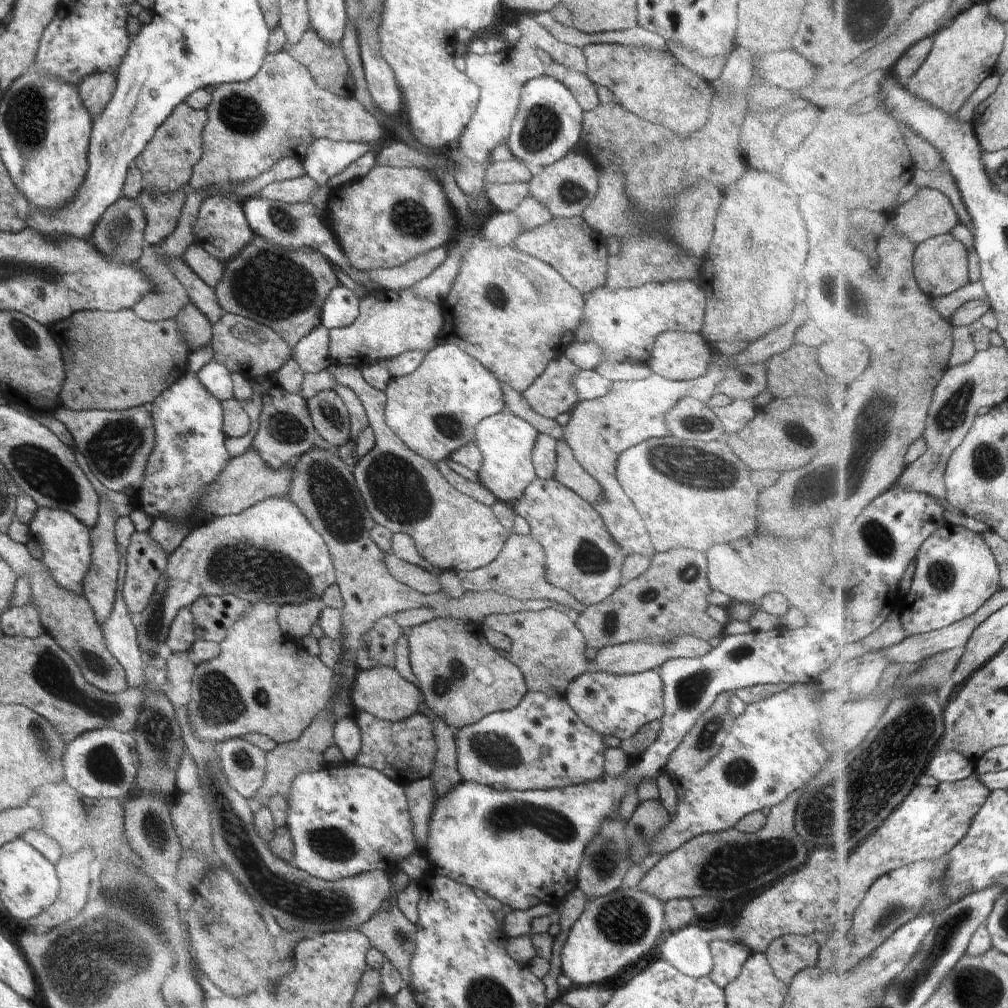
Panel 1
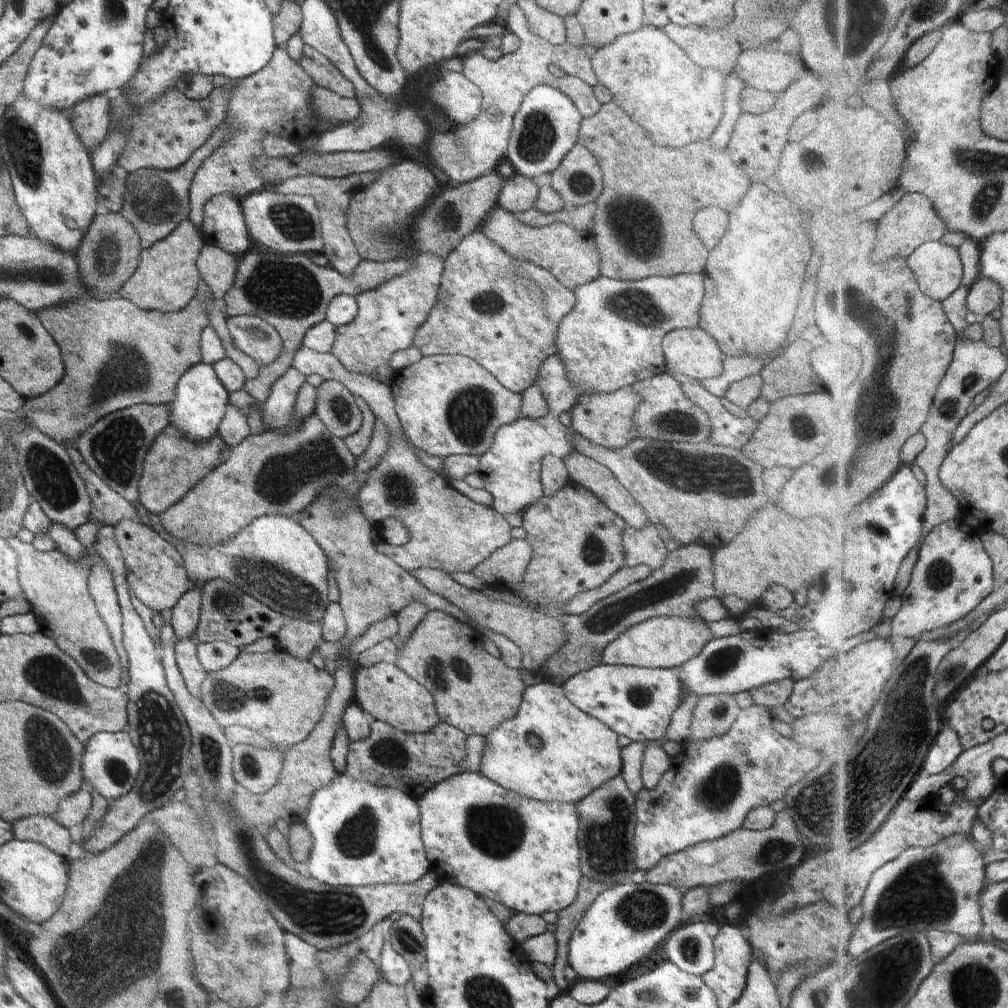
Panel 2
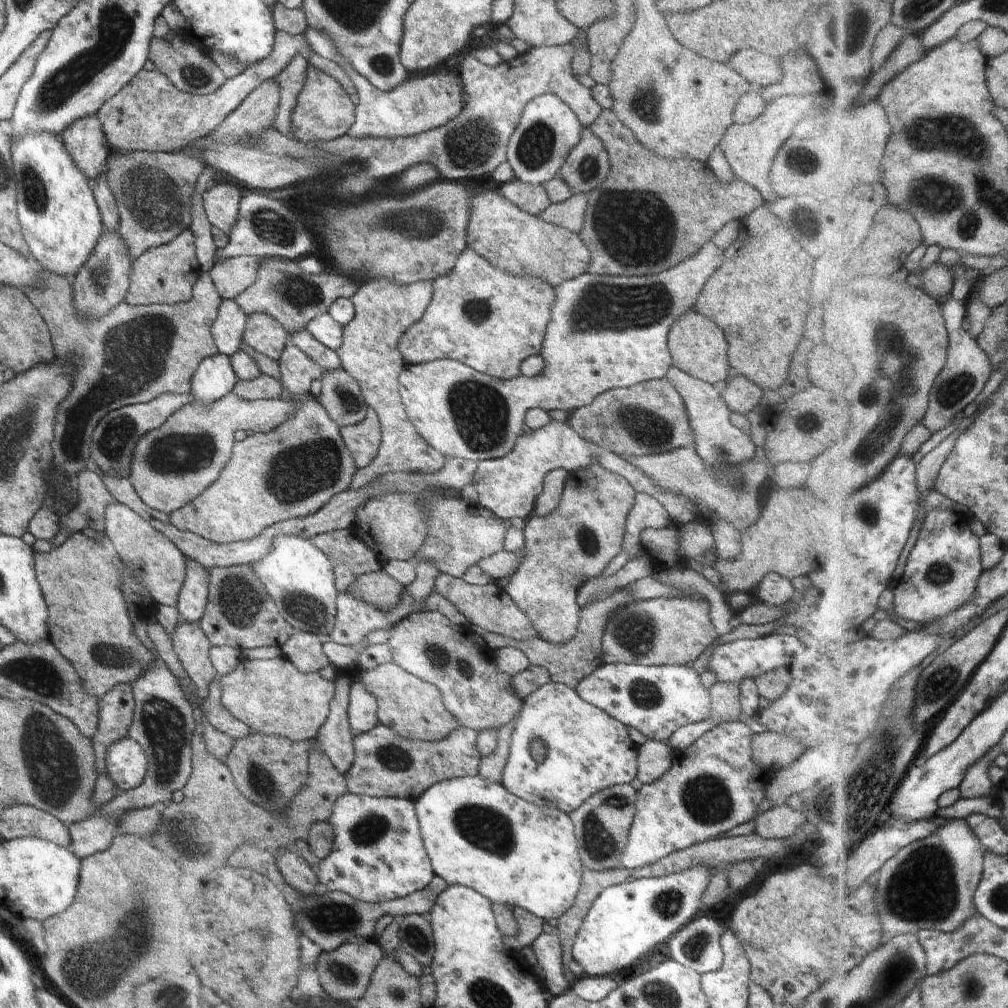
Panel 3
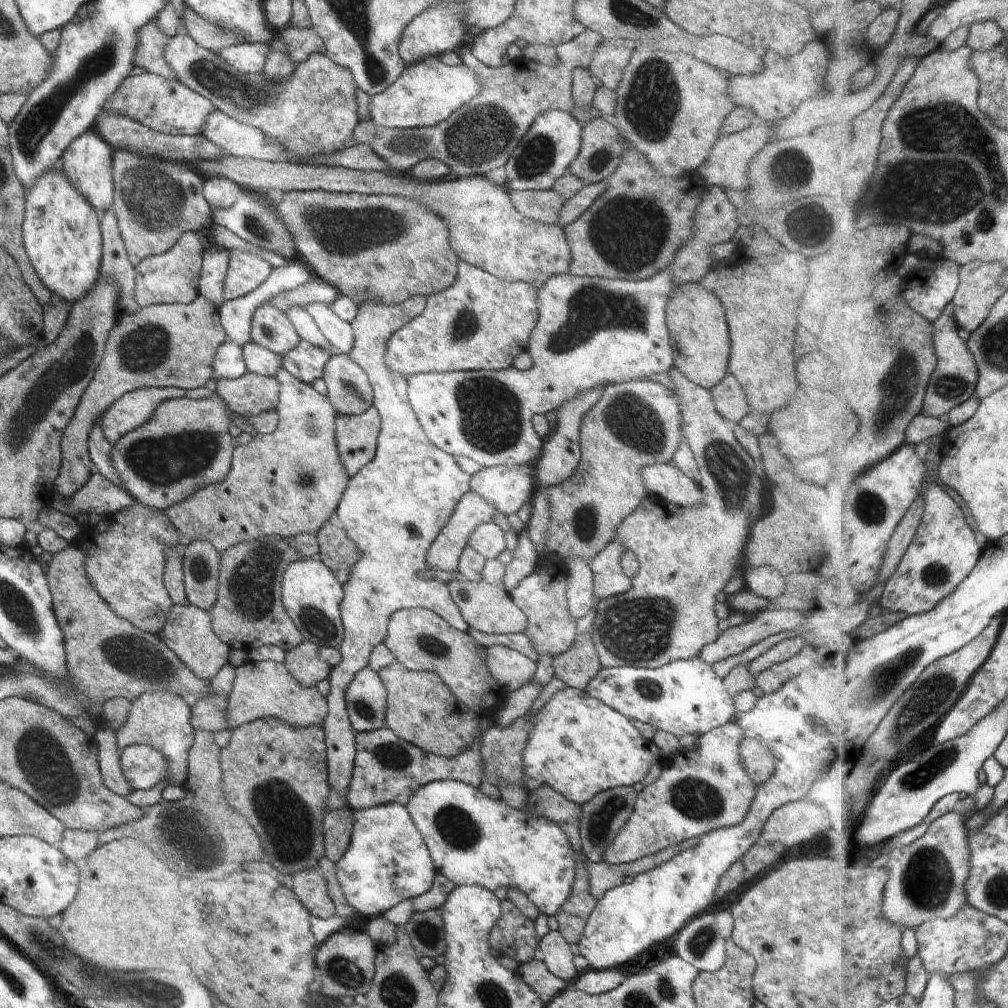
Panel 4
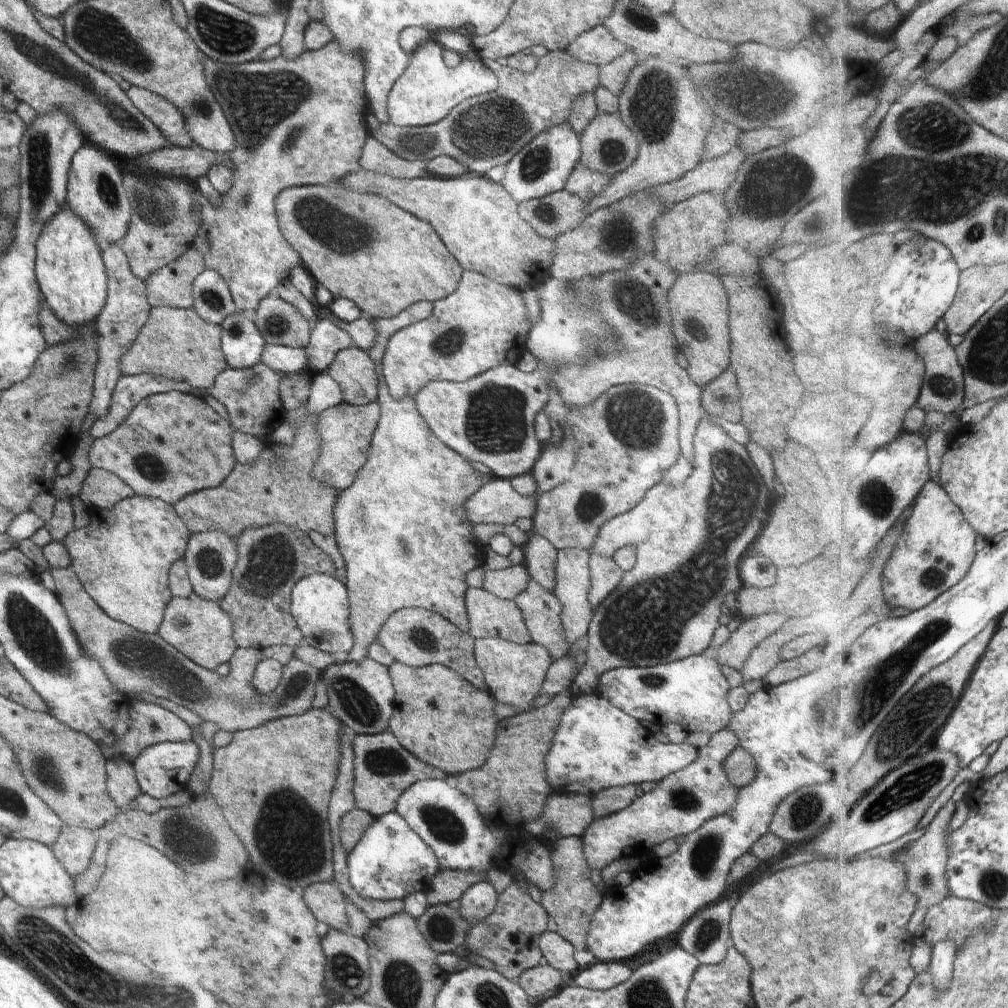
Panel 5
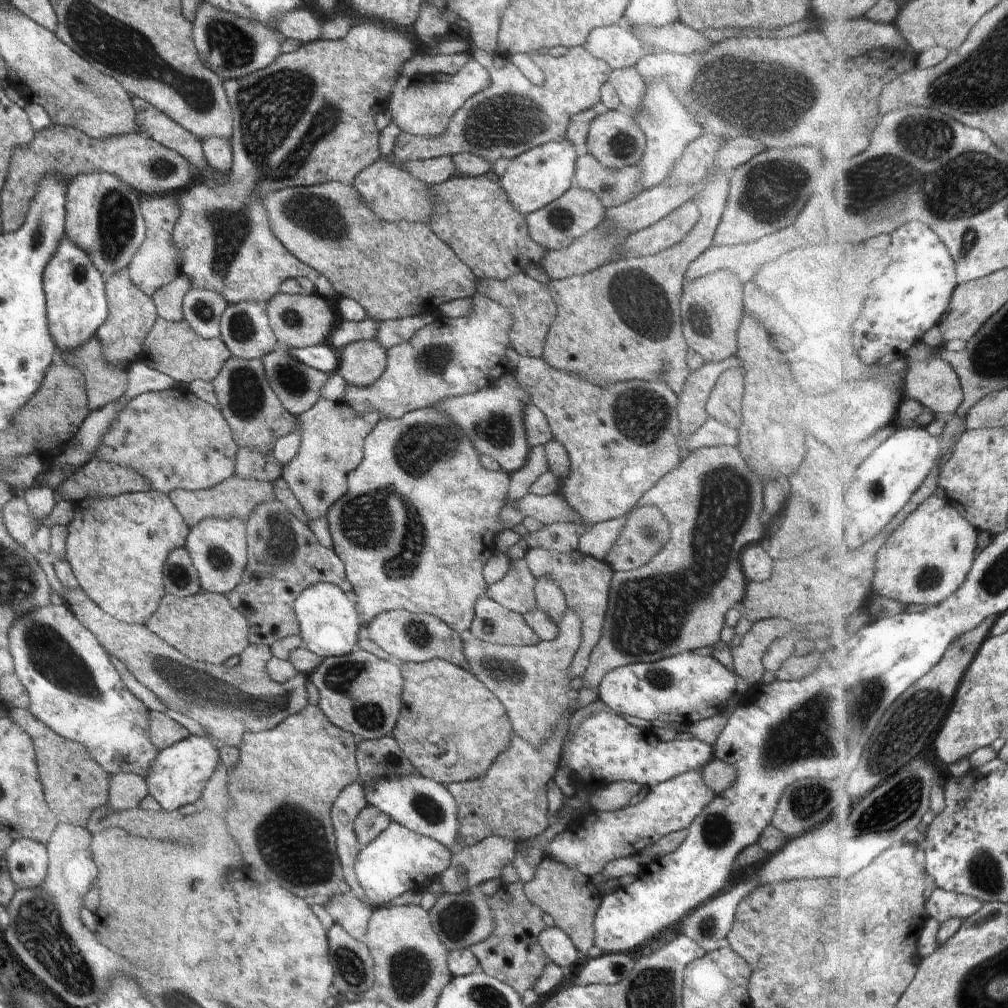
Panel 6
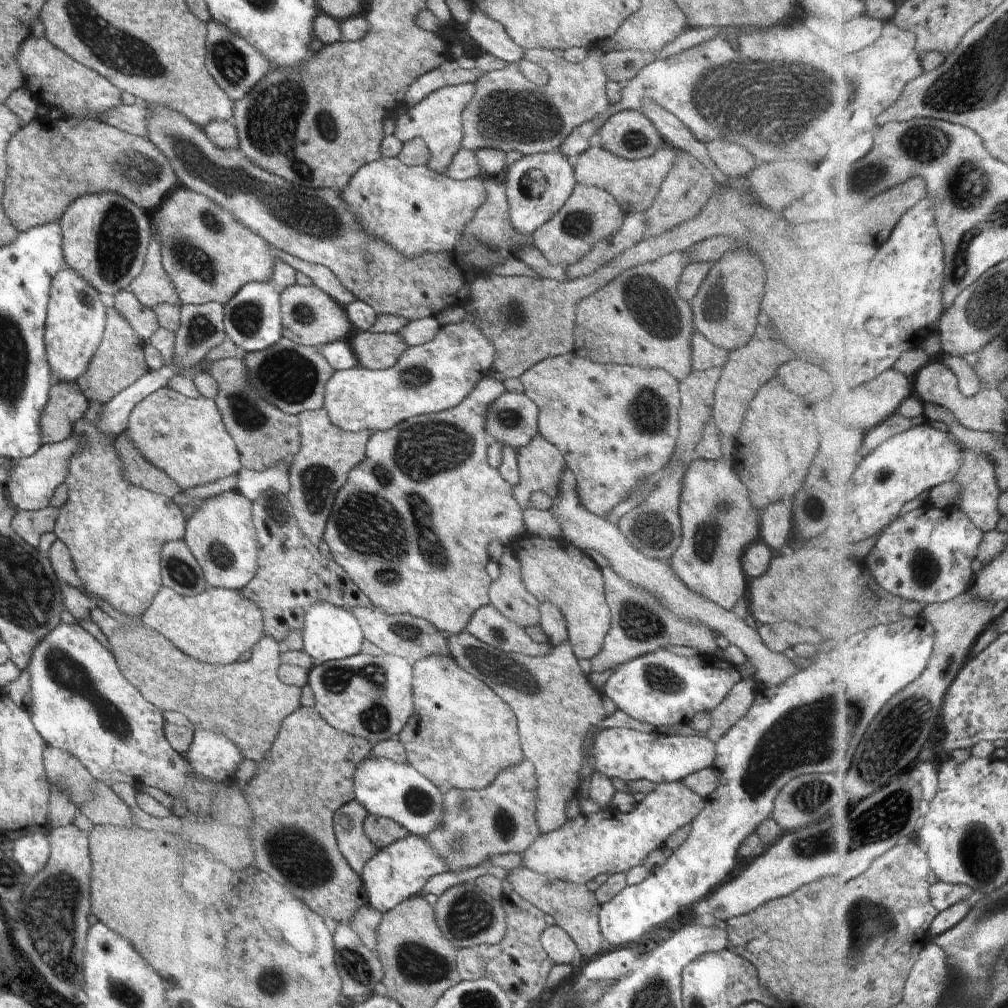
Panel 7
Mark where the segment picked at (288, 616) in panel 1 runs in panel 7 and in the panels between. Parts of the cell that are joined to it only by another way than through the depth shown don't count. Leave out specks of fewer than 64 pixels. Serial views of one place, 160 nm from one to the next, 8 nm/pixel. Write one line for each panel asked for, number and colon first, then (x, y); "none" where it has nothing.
2: (299, 638)
3: (304, 650)
4: (303, 663)
5: (135, 662)
6: (227, 702)
7: (246, 701)

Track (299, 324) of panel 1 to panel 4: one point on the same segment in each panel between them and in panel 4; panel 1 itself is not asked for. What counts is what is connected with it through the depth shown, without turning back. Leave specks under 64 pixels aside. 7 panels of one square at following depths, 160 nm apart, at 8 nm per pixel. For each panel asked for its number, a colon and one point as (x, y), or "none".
2: (291, 293)
3: (293, 298)
4: (251, 394)

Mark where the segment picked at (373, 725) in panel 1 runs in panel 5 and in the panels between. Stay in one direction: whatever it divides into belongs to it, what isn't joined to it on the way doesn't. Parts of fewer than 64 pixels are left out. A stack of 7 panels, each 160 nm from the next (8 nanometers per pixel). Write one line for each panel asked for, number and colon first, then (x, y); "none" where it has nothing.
2: (411, 762)
3: (386, 764)
4: (387, 769)
5: (383, 769)

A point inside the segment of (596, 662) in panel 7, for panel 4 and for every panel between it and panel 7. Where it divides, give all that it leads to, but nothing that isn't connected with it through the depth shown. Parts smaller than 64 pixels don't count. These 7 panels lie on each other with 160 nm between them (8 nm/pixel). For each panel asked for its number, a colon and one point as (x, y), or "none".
4: (686, 556)
5: (689, 539)
6: (676, 603)

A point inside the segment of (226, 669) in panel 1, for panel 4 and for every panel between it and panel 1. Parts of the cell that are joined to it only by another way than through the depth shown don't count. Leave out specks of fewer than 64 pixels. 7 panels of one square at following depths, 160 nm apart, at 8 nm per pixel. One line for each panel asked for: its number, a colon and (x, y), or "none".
2: (273, 693)
3: (271, 696)
4: (261, 689)

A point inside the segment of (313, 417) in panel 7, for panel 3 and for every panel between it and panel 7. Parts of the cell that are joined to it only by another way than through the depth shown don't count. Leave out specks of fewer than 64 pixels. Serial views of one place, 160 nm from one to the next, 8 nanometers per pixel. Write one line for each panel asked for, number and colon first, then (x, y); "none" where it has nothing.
3: (363, 439)
4: (356, 436)
5: (345, 430)
6: (332, 435)

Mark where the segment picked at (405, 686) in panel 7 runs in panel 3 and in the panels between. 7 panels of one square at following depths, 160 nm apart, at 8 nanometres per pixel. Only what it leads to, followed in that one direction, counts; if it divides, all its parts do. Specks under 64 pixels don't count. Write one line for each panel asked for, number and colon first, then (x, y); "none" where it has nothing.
3: (362, 712)
4: (366, 697)
5: (361, 695)
6: (359, 693)

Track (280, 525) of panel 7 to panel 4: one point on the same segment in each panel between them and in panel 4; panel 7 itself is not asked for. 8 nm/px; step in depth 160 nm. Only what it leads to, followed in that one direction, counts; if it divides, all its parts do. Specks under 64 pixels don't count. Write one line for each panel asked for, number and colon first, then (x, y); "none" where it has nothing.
4: (248, 613)
5: (271, 559)
6: (284, 557)

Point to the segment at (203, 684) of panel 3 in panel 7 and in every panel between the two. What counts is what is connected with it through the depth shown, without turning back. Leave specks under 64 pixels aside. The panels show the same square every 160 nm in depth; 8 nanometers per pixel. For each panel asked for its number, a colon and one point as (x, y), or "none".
4: (188, 631)
5: (203, 632)
6: (205, 627)
7: (216, 626)

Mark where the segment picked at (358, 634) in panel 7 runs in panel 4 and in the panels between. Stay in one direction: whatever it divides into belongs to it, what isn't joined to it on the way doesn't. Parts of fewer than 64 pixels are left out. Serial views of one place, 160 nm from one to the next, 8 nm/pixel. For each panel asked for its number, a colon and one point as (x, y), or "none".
4: (311, 594)
5: (320, 606)
6: (330, 622)

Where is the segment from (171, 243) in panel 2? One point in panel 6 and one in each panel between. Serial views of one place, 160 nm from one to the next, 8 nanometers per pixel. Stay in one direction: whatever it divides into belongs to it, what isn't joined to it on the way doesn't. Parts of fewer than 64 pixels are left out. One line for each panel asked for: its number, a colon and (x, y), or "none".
3: (165, 275)
4: (173, 277)
5: (172, 286)
6: (168, 300)

